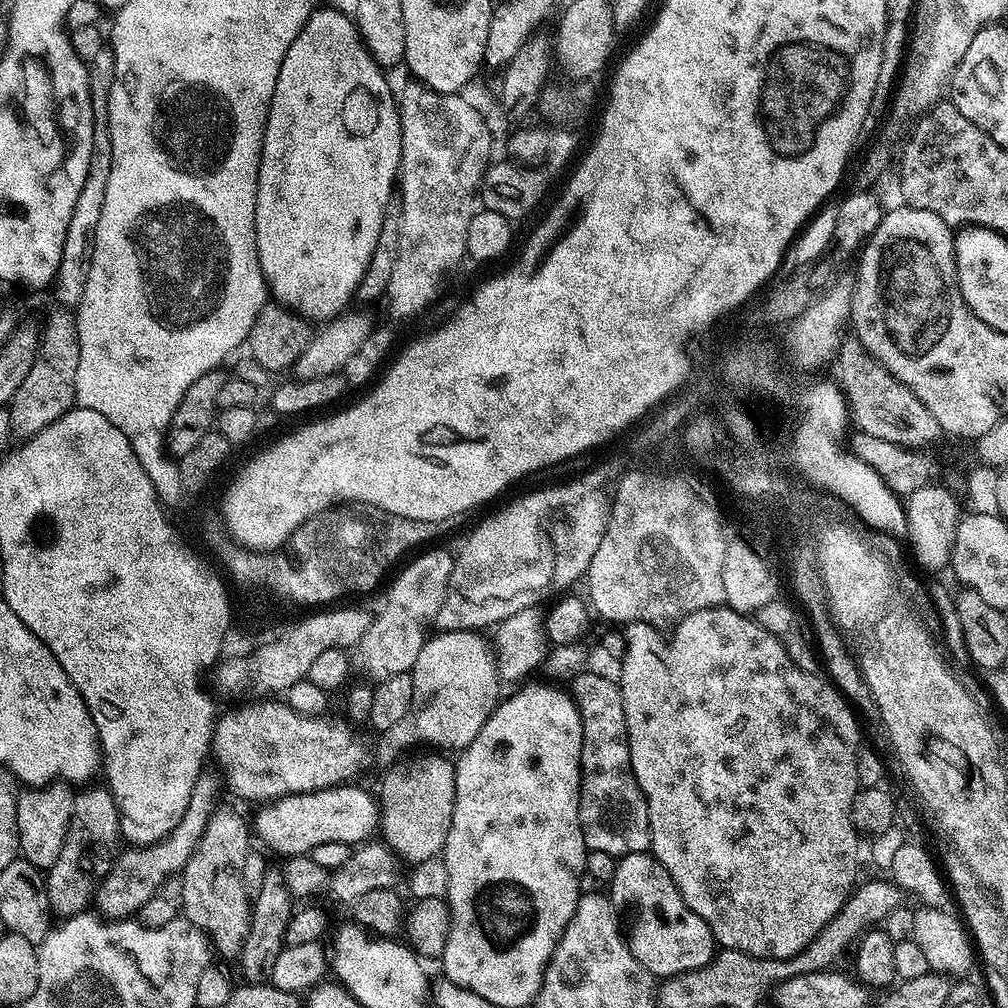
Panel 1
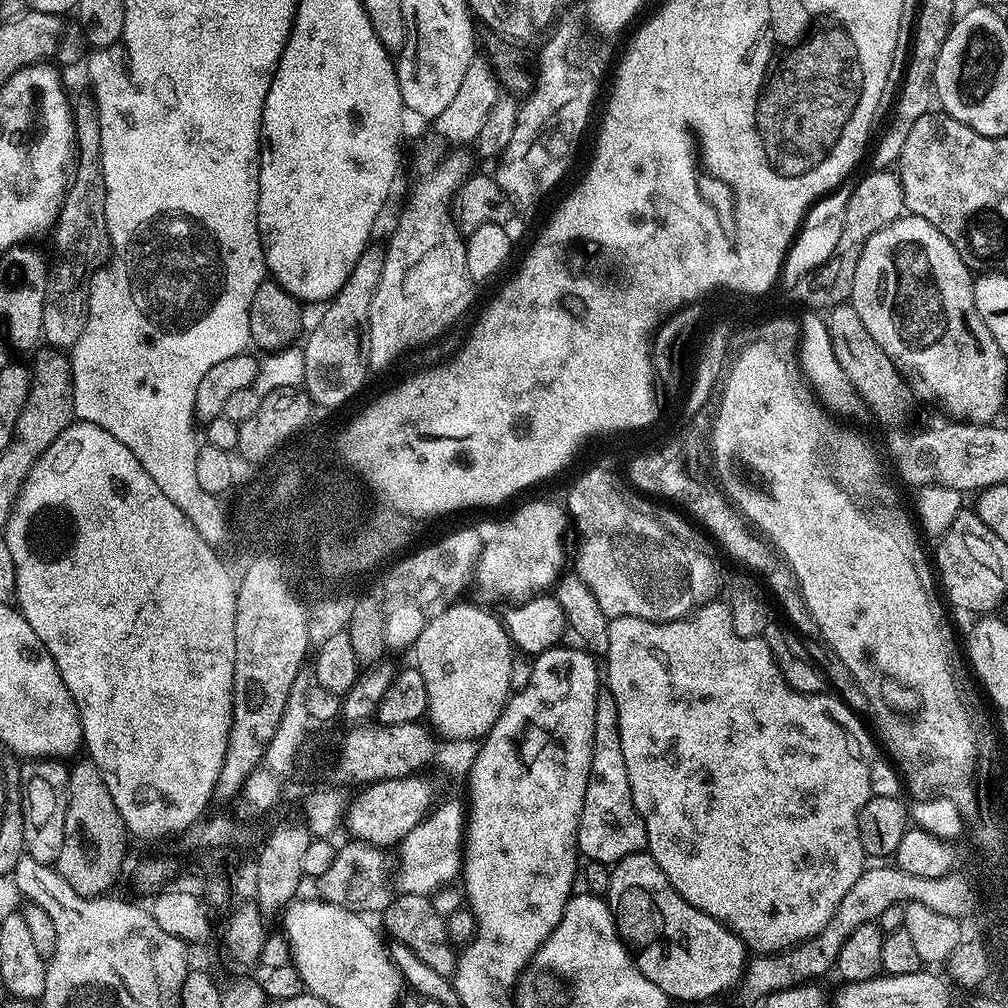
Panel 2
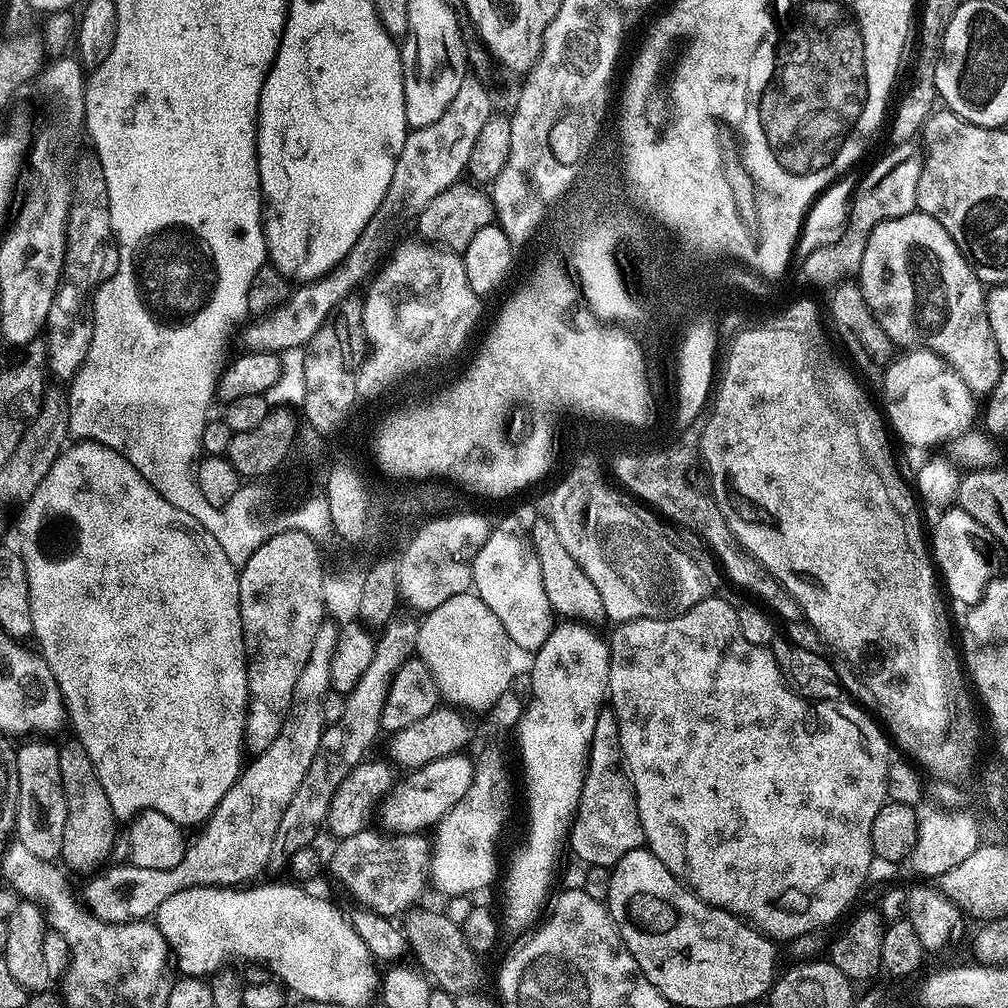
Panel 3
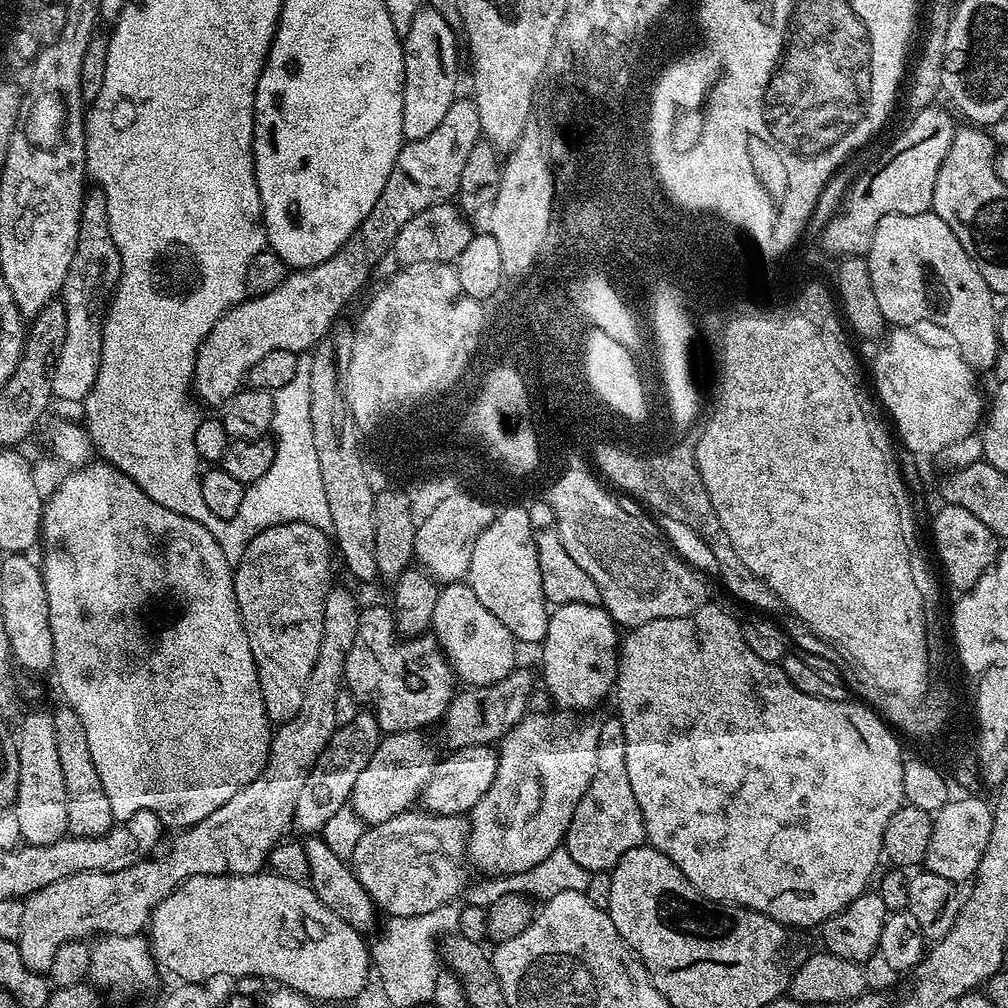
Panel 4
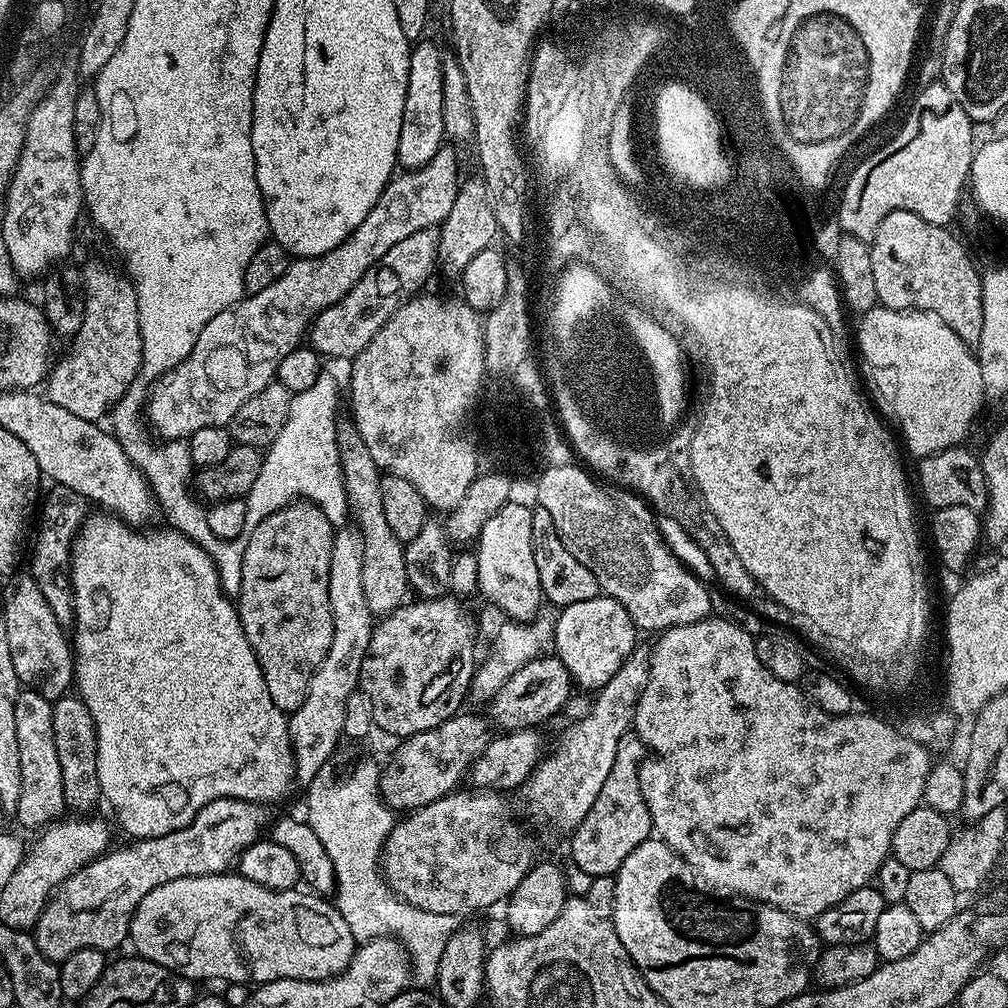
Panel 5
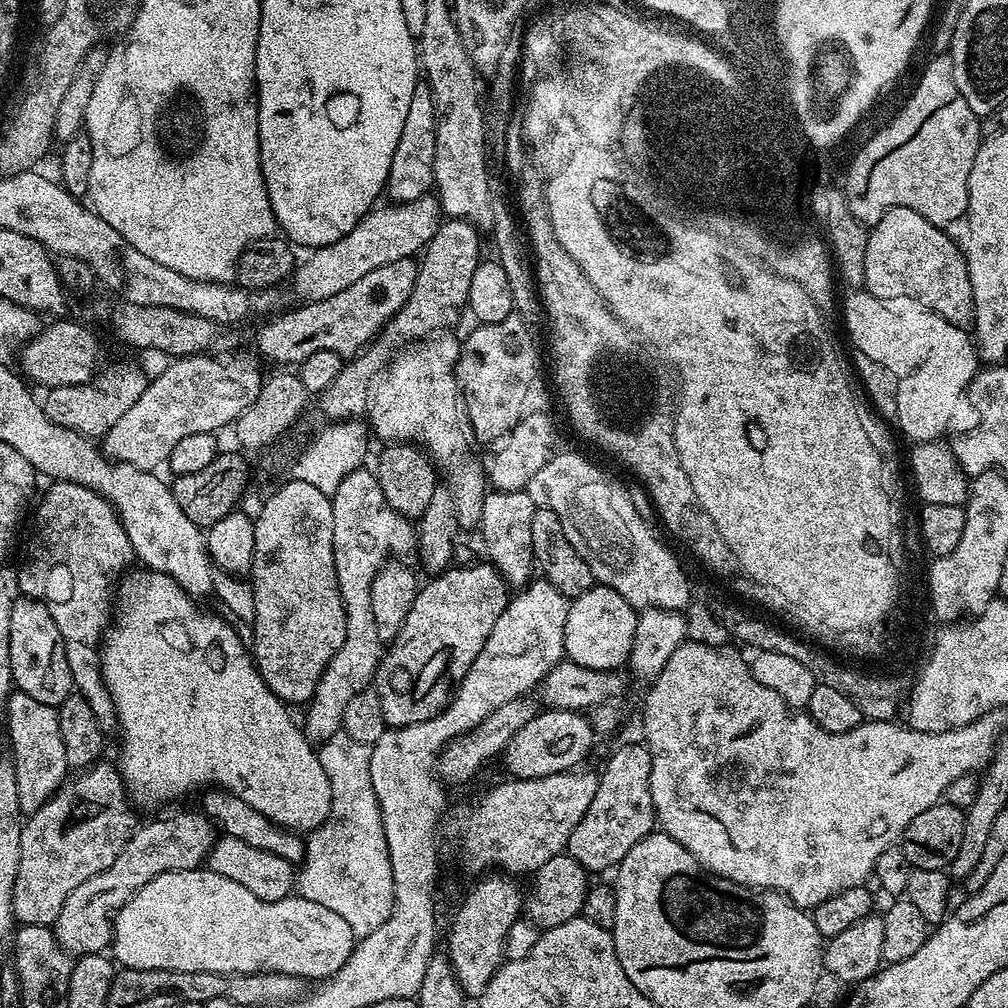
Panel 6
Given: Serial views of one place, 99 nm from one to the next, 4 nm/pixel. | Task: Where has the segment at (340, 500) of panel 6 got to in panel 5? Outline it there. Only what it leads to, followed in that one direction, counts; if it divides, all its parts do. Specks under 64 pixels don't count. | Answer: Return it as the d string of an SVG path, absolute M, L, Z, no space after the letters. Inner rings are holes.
M343 526L335 529L330 550L330 614L334 618L334 638L330 642L330 650L326 658L318 666L318 670L310 678L310 686L306 694L306 702L298 706L296 712L288 716L288 733L292 743L292 753L296 763L296 780L302 782L312 781L316 775L329 767L332 755L336 752L340 740L344 736L344 719L346 718L346 702L350 702L350 694L357 691L360 686L360 671L370 644L374 617L372 611L364 601L362 590L362 542L360 534L355 527Z

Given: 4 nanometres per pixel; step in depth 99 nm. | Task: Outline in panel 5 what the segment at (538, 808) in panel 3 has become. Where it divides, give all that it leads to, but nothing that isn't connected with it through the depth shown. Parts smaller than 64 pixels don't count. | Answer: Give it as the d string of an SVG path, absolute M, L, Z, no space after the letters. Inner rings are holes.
M598 595L586 602L574 602L559 609L554 620L554 655L572 675L572 683L577 689L598 690L626 662L626 658L637 647L638 629L626 610L614 598Z

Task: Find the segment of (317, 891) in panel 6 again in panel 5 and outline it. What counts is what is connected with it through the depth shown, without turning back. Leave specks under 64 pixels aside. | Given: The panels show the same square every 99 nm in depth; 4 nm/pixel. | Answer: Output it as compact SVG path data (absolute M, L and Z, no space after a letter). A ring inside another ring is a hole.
M360 760L345 776L332 777L331 767L323 768L307 785L308 825L318 834L330 862L334 862L336 909L346 918L350 934L357 940L377 940L391 936L400 941L408 953L410 972L415 983L432 986L436 983L438 961L446 942L455 934L457 917L450 914L430 914L430 910L418 910L392 893L380 871L380 854L394 823L393 809L380 794L381 765L372 760Z

